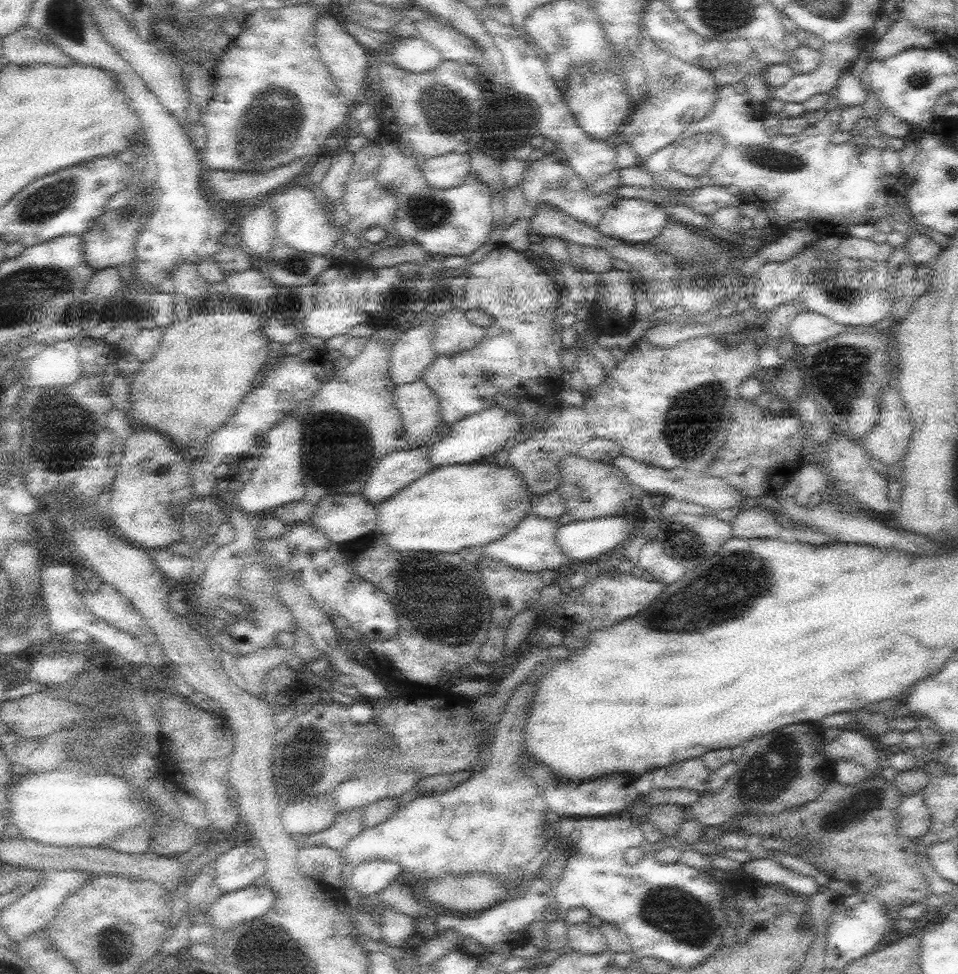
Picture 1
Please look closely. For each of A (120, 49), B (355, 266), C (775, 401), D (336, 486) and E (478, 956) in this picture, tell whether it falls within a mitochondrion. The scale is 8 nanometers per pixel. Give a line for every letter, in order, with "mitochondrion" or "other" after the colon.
A: other
B: other
C: other
D: other
E: other

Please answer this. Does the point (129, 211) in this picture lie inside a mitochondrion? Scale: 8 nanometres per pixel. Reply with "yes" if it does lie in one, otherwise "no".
yes

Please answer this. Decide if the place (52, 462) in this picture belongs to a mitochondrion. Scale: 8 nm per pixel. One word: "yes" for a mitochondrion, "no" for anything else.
yes

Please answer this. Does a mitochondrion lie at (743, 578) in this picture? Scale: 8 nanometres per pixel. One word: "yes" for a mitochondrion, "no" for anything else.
yes

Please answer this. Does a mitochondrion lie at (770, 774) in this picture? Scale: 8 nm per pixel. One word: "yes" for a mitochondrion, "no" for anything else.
yes

